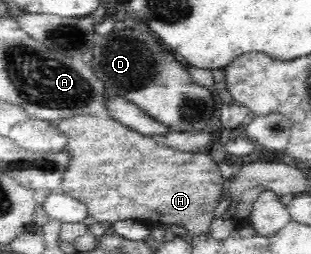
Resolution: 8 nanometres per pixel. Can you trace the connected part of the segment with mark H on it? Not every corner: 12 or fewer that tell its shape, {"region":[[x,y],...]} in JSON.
{"region":[[107,115],[57,122],[92,218],[209,232],[218,162]]}

